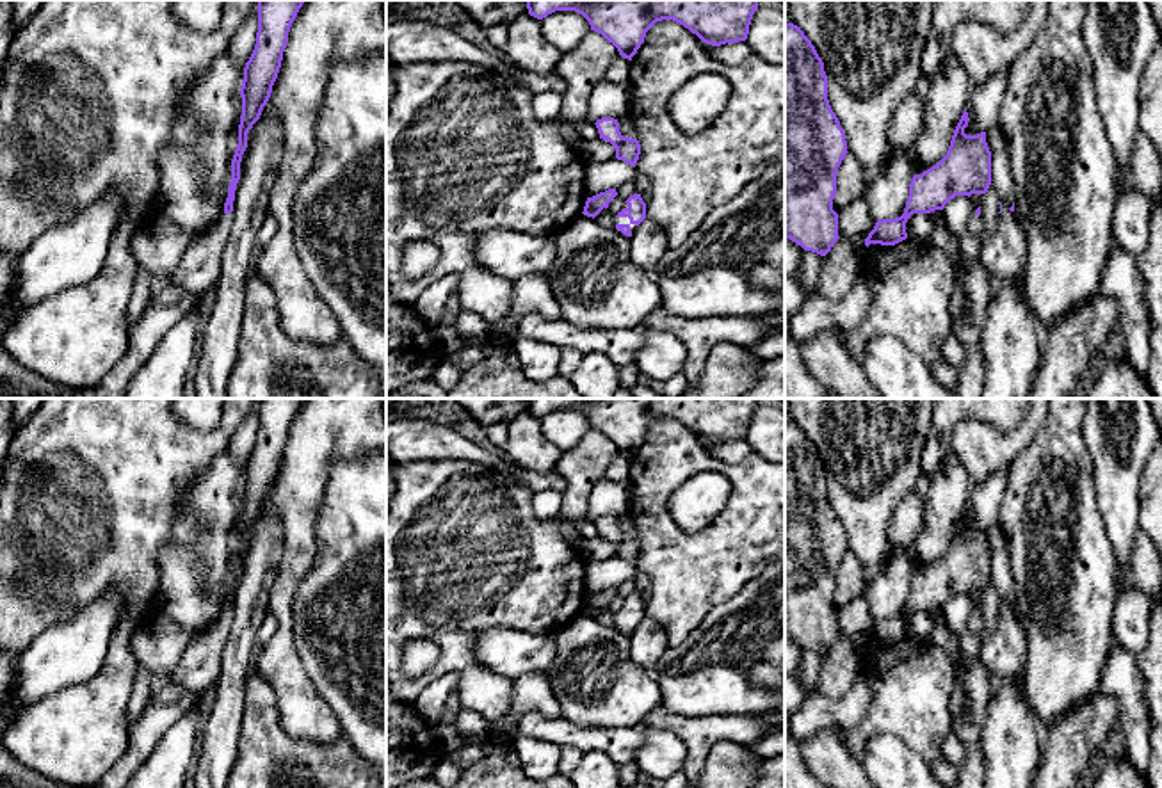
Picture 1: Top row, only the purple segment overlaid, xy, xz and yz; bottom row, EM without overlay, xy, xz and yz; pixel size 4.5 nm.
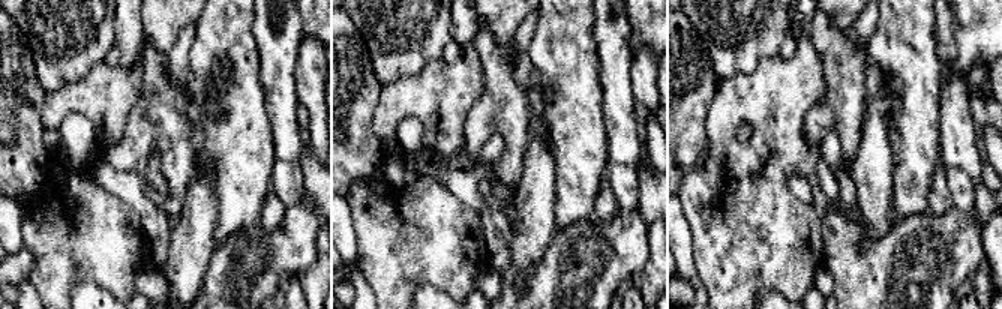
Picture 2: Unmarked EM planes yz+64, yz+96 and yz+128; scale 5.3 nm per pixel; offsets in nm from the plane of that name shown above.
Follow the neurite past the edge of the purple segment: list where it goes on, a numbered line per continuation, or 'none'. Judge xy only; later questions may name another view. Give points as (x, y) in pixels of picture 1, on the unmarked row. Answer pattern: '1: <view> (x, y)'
1: xy (198, 671)

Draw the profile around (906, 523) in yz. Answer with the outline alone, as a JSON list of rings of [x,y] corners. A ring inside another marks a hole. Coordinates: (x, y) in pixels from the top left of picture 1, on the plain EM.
[[[915,491],[902,498],[888,523],[888,539],[892,546],[906,551],[920,537],[925,525],[927,498]]]

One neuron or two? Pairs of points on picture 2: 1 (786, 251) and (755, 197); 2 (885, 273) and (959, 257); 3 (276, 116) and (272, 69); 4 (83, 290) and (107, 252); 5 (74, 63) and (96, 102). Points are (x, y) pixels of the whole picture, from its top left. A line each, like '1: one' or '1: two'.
1: one
2: one
3: one
4: two
5: two

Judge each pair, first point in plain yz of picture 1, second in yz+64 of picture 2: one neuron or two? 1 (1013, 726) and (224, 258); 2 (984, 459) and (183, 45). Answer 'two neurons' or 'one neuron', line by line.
1: two neurons
2: two neurons

